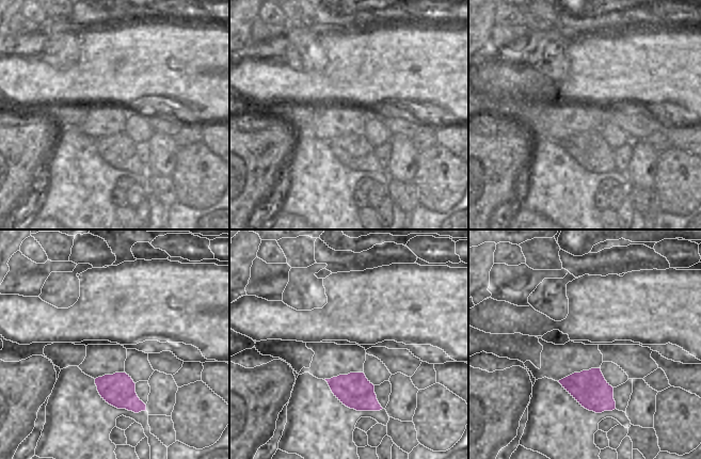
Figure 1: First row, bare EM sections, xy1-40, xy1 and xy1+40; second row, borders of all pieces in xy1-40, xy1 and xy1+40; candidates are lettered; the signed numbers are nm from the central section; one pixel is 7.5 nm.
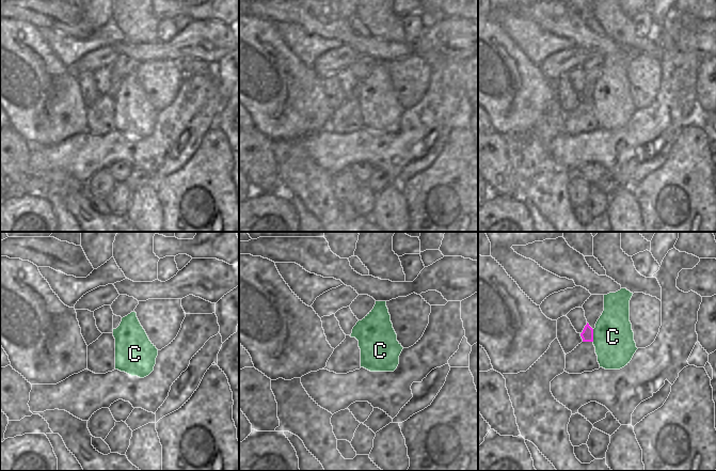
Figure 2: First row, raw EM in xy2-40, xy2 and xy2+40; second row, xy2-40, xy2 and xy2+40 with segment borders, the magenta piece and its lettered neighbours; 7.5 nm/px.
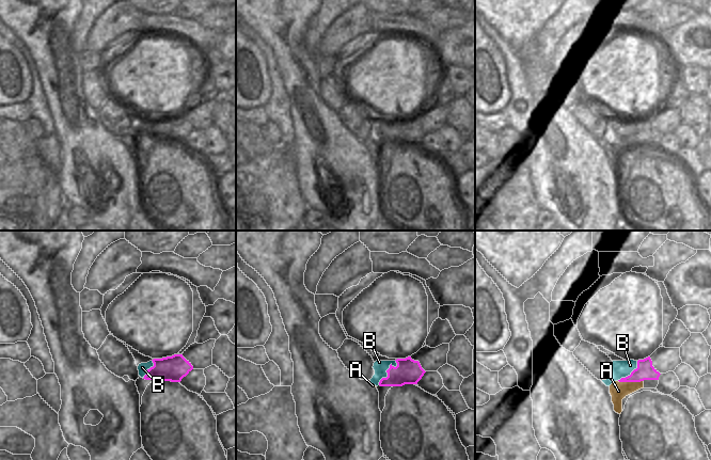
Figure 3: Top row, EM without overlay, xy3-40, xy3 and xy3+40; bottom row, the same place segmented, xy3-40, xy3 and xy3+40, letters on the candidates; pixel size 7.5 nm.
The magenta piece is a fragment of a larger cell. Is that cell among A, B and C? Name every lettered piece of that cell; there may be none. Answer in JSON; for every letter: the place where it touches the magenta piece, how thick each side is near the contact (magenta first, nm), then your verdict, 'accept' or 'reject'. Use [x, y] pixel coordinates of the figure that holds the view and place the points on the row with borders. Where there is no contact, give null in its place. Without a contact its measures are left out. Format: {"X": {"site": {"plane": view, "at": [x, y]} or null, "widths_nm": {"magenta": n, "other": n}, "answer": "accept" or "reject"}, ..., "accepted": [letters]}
{"A": {"site": {"plane": "xy3+40", "at": [631, 381]}, "widths_nm": {"magenta": 140, "other": 140}, "answer": "accept"}, "B": {"site": {"plane": "xy3", "at": [386, 370]}, "widths_nm": {"magenta": 190, "other": 110}, "answer": "reject"}, "C": {"site": {"plane": "xy2+40", "at": [592, 335]}, "widths_nm": {"magenta": 90, "other": 300}, "answer": "reject"}, "accepted": ["A"]}

